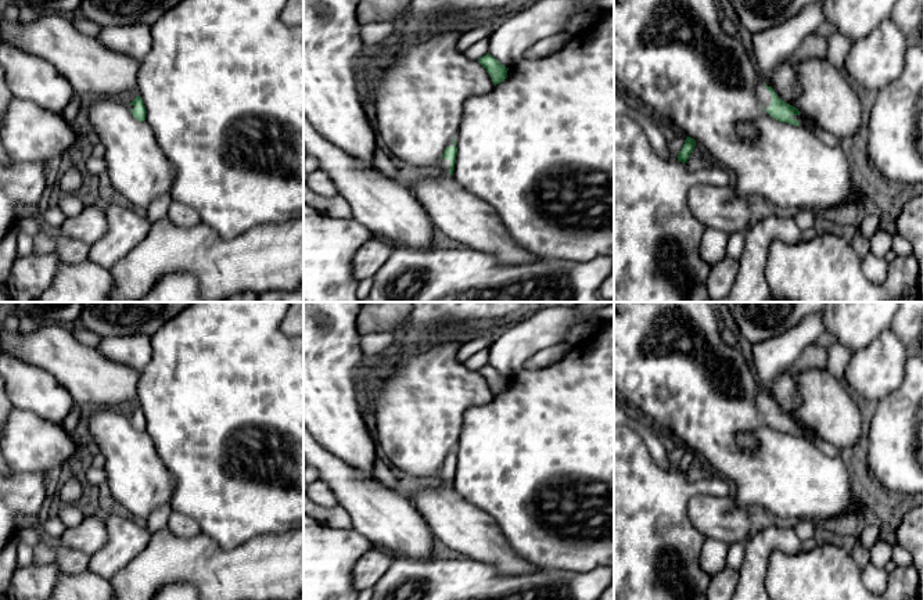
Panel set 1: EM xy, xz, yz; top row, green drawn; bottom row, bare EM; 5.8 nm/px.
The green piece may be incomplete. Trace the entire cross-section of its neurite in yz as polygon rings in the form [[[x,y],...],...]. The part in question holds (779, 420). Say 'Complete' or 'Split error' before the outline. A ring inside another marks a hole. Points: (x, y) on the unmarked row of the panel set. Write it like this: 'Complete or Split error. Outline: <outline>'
Split error. Outline: [[[757,385],[757,406],[761,417],[776,431],[804,438],[800,421],[777,407],[773,399]]]

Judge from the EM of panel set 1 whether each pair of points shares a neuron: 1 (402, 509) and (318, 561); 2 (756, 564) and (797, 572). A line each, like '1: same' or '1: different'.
1: different
2: different

